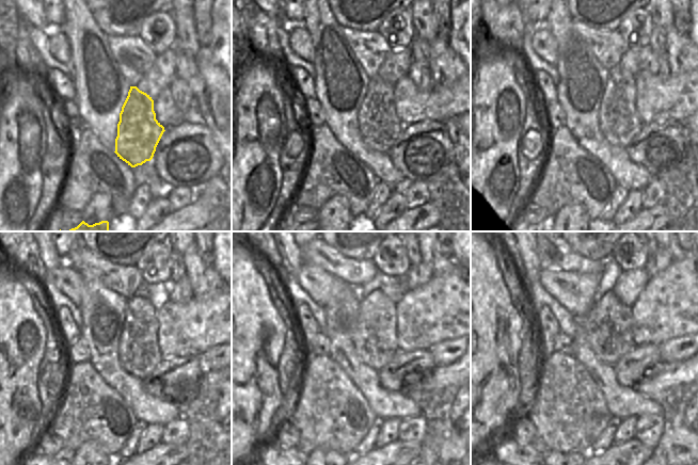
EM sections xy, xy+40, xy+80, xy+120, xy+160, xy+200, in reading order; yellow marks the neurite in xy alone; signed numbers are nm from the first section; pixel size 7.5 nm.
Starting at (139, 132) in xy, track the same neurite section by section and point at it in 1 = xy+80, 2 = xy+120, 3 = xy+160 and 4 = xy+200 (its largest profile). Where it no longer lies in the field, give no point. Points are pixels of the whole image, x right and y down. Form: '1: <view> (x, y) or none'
1: xy+80 (619, 122)
2: xy+120 (139, 354)
3: xy+160 (373, 333)
4: xy+200 (607, 327)

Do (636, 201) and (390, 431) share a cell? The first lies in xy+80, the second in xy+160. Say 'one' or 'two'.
one

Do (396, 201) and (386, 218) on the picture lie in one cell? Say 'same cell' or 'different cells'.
same cell

